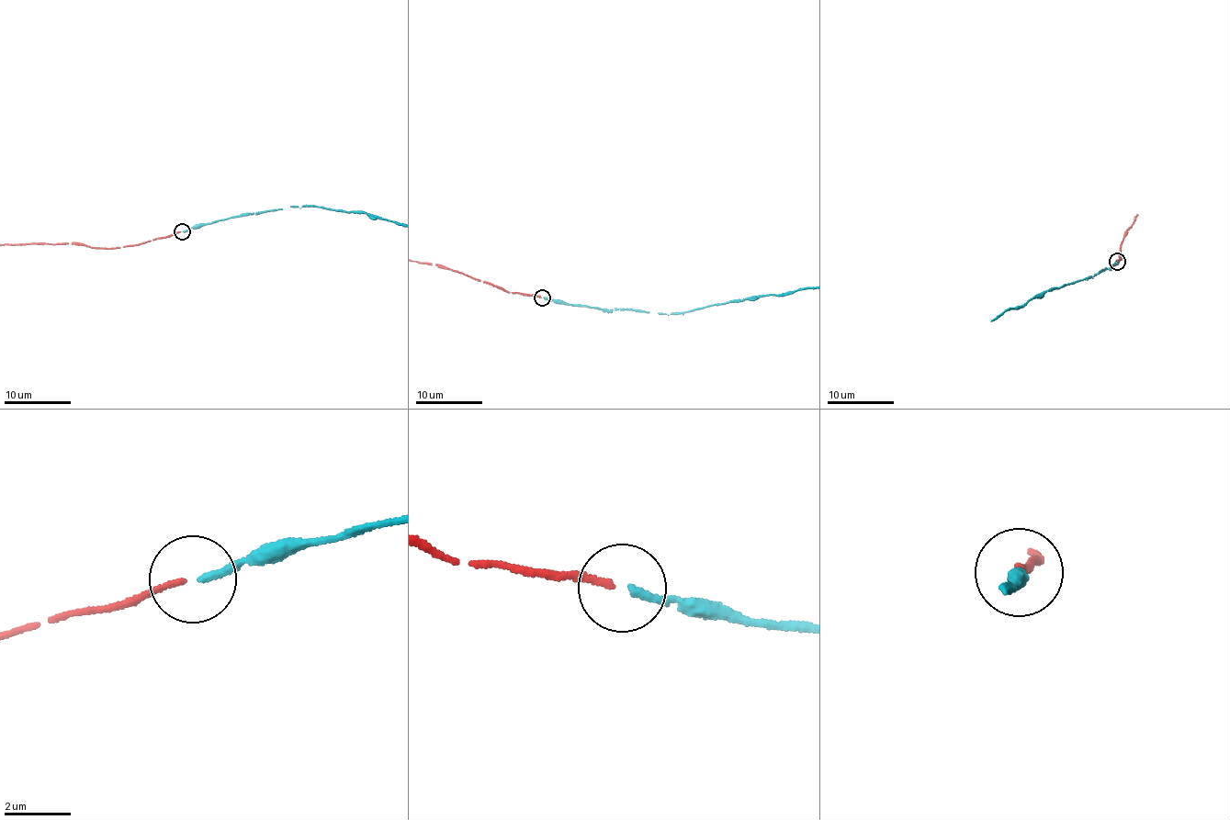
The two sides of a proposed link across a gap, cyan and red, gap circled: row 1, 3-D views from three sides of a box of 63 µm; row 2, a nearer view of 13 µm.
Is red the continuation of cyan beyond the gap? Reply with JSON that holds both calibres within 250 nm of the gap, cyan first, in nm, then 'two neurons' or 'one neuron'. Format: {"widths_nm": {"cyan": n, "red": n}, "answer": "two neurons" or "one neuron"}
{"widths_nm": {"cyan": 240, "red": 170}, "answer": "one neuron"}

